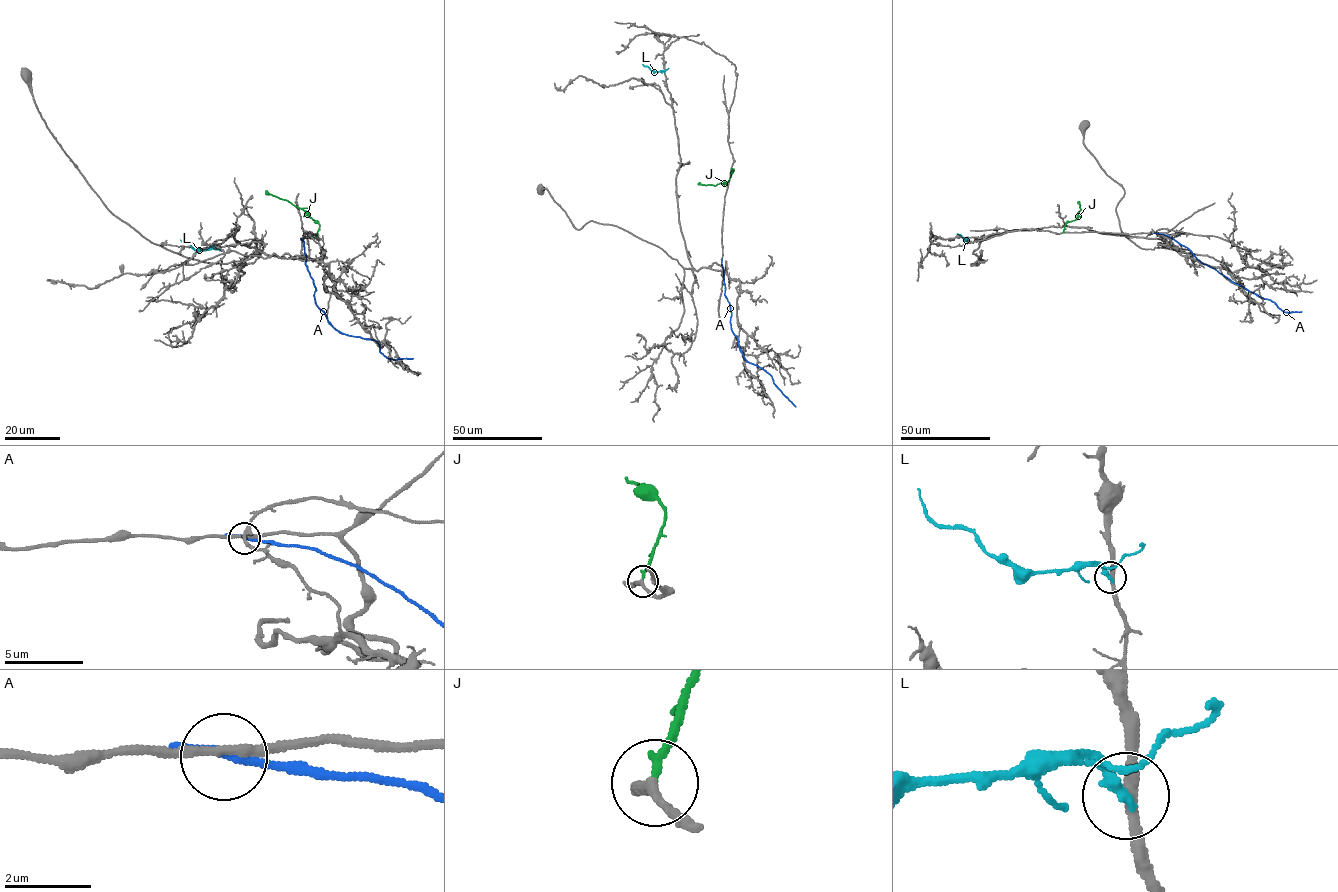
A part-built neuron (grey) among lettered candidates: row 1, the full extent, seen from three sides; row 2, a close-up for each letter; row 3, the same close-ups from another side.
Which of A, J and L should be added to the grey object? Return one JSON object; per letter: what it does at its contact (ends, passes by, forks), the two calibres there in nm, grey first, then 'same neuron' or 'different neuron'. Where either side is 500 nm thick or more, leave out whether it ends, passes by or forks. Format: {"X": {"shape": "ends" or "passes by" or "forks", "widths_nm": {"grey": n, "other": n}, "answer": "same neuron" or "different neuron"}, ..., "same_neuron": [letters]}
{"A": {"shape": "ends", "widths_nm": {"grey": 190, "other": 280}, "answer": "different neuron"}, "J": {"shape": "ends", "widths_nm": {"grey": 240, "other": 190}, "answer": "same neuron"}, "L": {"shape": "ends", "widths_nm": {"grey": 280, "other": 280}, "answer": "different neuron"}, "same_neuron": ["J"]}

